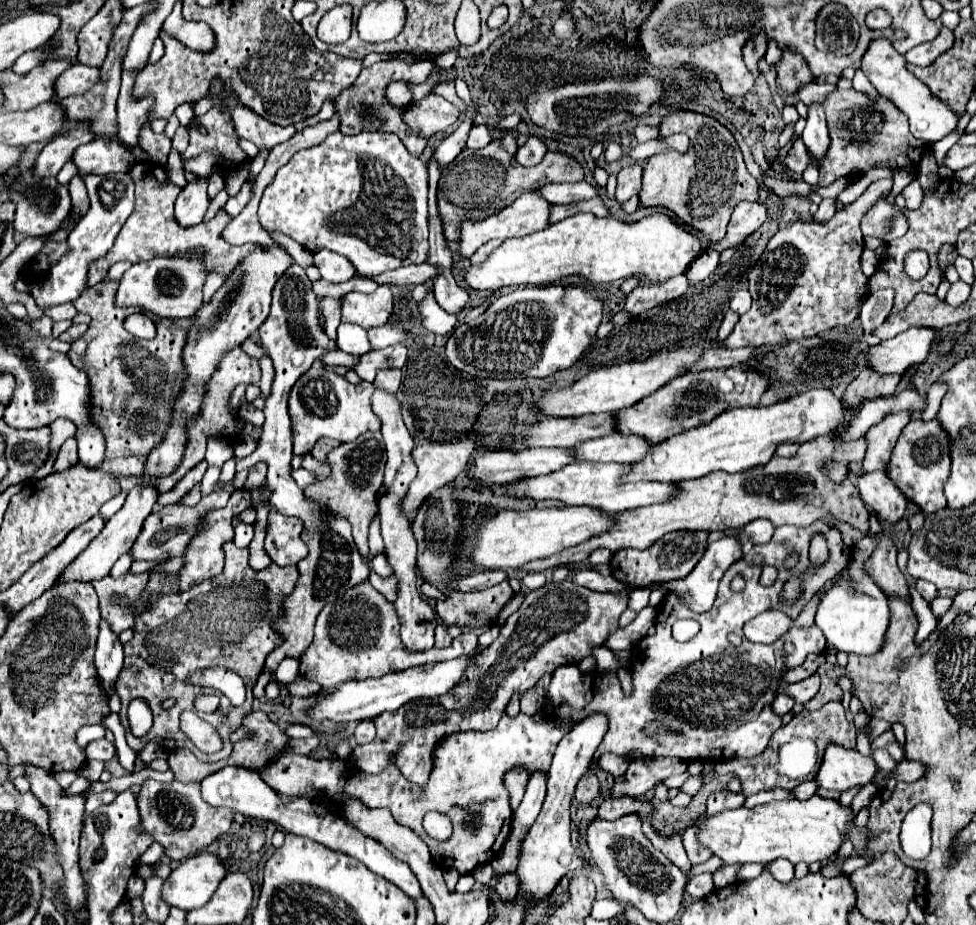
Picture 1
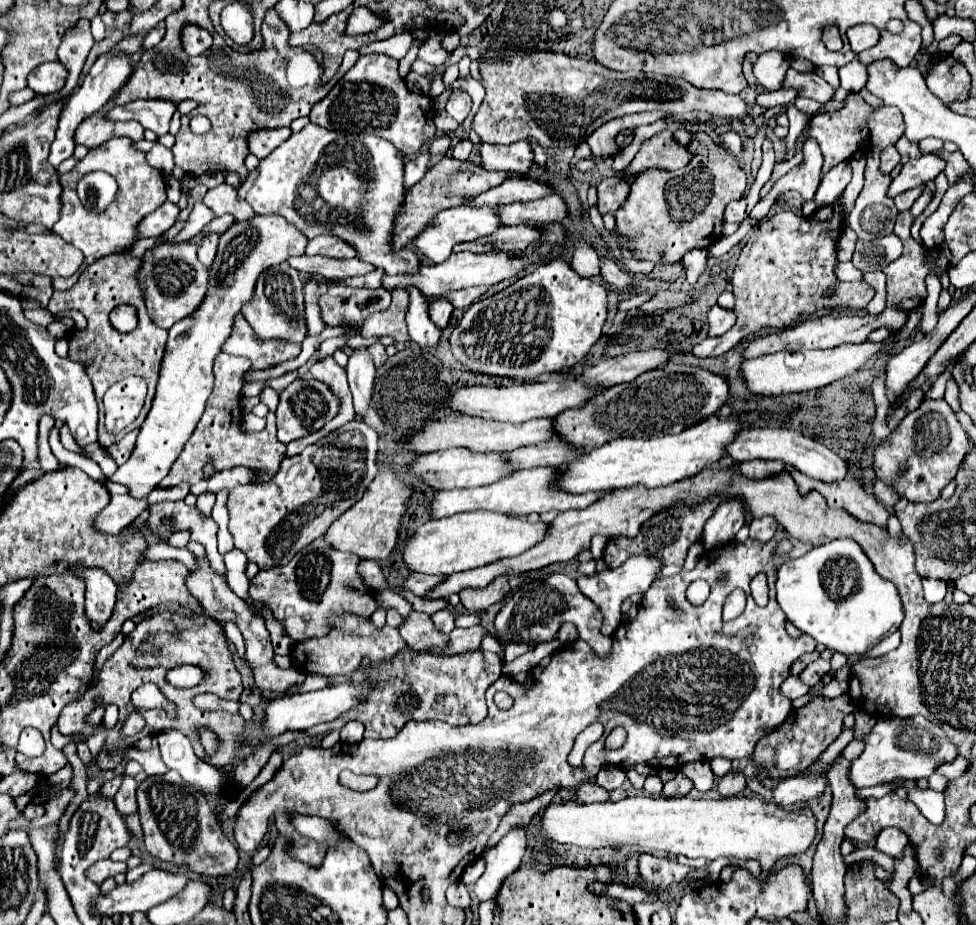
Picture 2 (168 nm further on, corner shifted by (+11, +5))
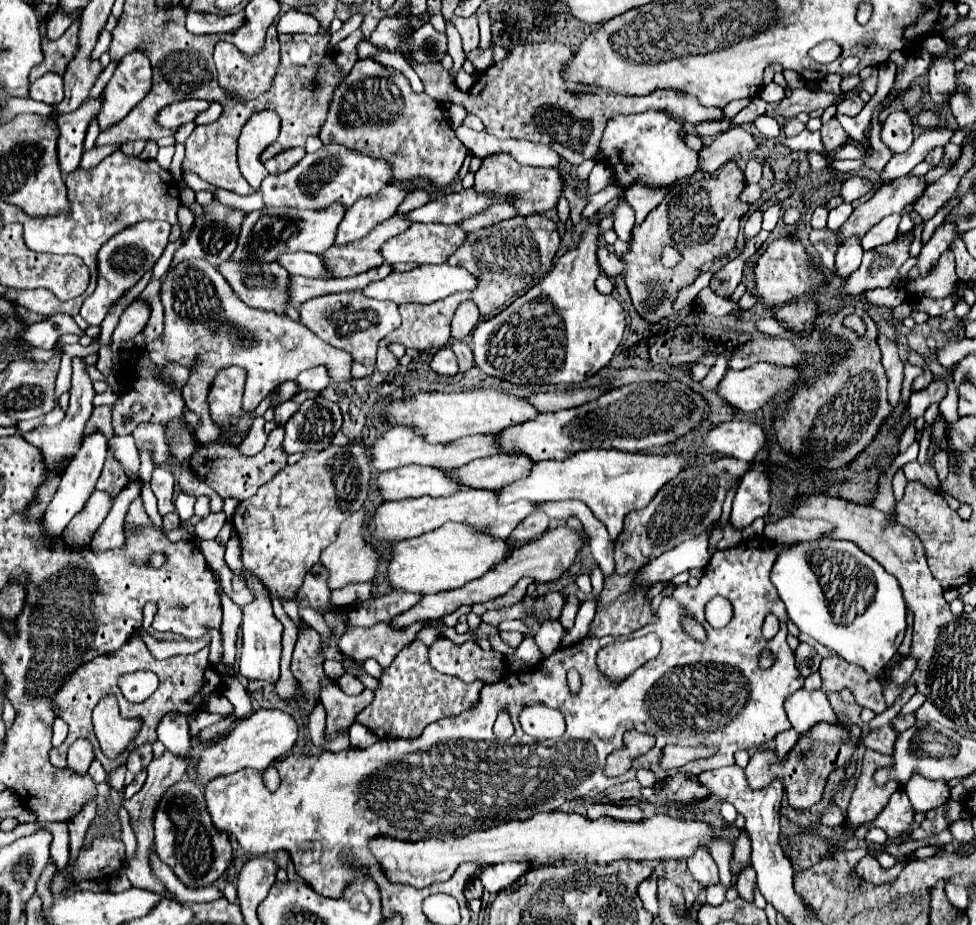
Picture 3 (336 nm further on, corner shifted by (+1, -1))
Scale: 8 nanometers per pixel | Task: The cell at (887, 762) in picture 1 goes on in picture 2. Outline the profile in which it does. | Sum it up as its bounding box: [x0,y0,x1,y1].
[903,780,945,824]

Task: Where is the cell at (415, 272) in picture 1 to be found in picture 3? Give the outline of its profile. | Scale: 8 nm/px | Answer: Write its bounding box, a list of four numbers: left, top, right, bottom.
[277,252,331,278]

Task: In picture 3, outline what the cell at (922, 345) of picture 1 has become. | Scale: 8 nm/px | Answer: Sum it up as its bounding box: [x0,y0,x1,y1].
[719,362,801,412]

